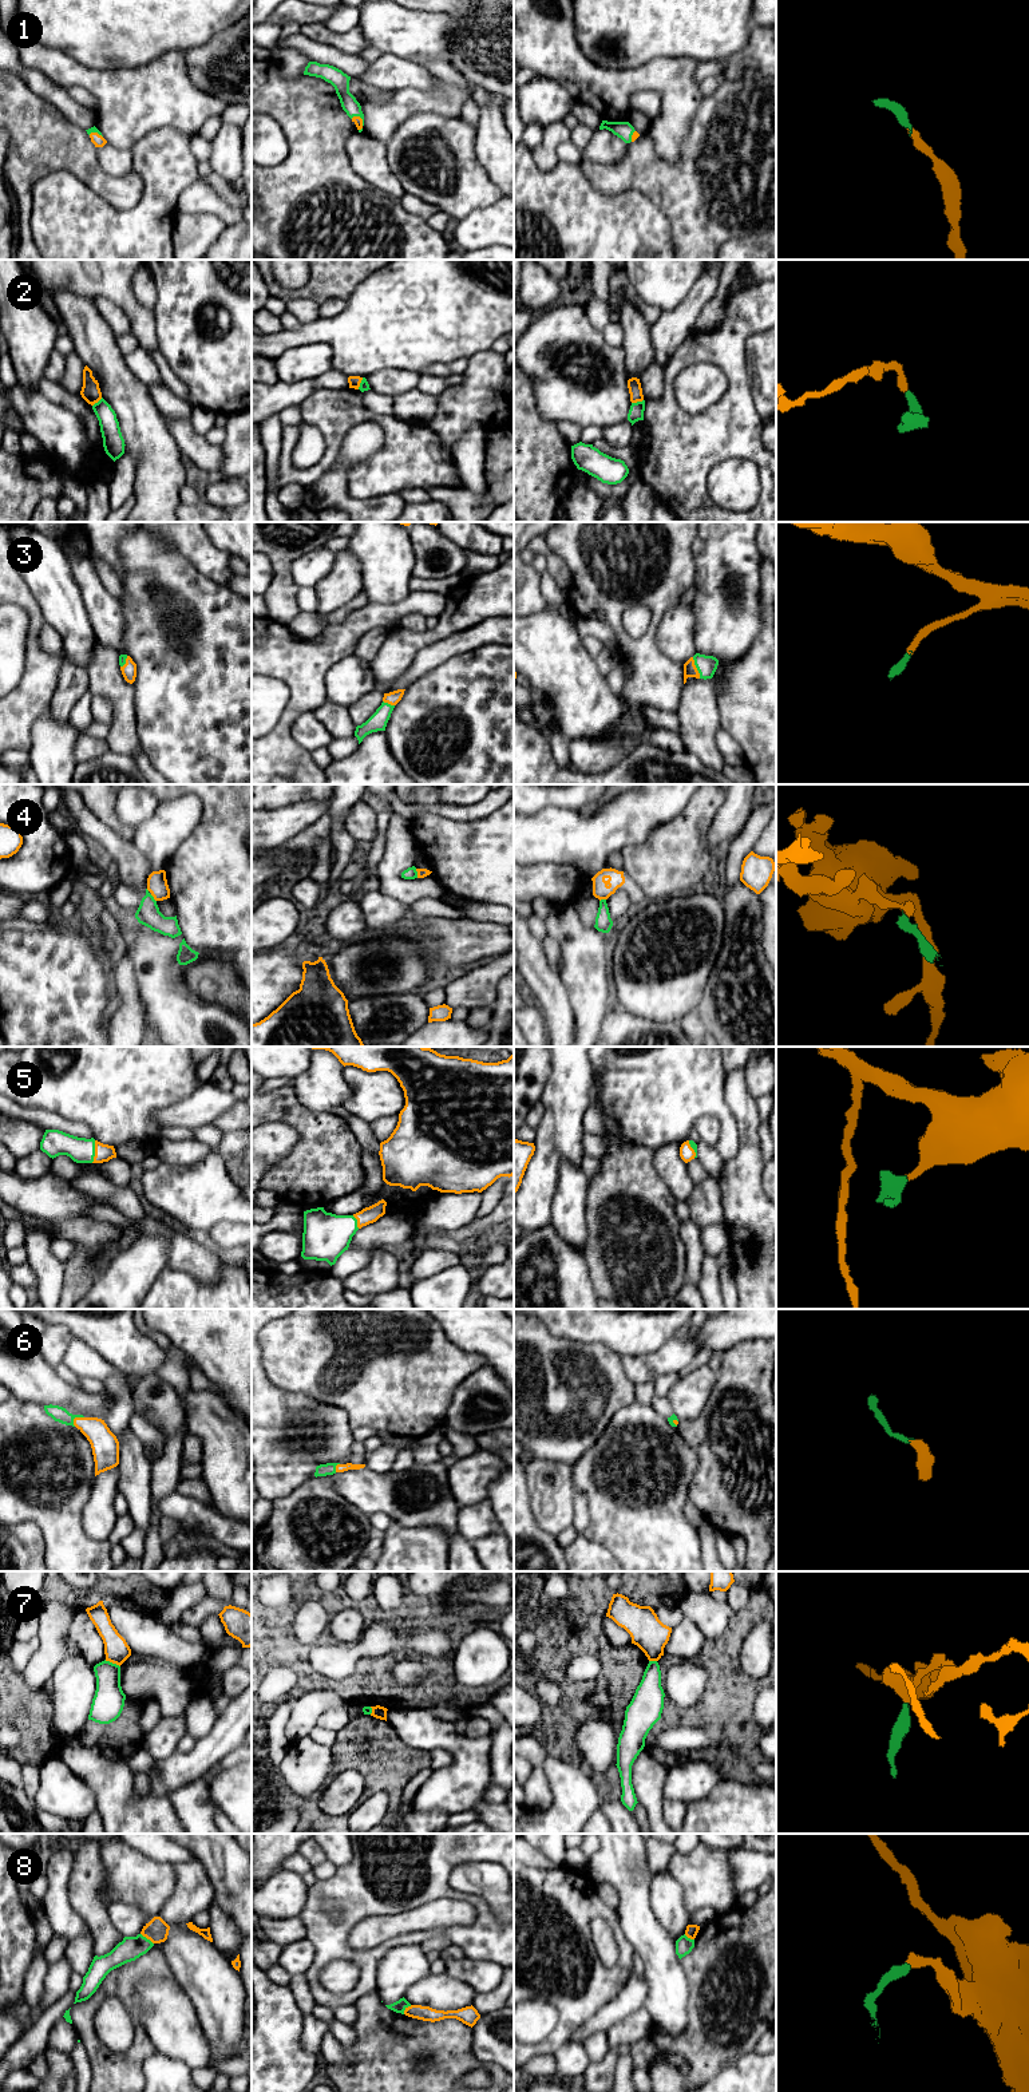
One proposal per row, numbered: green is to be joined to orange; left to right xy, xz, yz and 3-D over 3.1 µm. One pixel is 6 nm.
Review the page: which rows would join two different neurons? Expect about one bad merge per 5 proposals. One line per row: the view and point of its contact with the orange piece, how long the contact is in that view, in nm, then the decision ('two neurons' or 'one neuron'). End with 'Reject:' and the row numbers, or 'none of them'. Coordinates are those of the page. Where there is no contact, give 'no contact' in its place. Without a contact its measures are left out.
1: xz (359, 117) | 90 nm | one neuron
2: yz (637, 400) | 80 nm | two neurons
3: yz (696, 668) | 140 nm | one neuron
4: xz (418, 873) | 60 nm | two neurons
5: xy (95, 1151) | 140 nm | one neuron
6: xy (75, 1418) | 90 nm | one neuron
7: xy (113, 1663) | 100 nm | two neurons
8: xy (147, 1938) | 100 nm | two neurons
Reject: 2, 4, 7, 8

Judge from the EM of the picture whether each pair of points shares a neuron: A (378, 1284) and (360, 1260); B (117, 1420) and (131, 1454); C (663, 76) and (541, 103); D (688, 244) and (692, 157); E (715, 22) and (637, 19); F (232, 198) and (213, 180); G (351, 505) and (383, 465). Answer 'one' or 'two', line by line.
A: two
B: two
C: two
D: one
E: one
F: one
G: two

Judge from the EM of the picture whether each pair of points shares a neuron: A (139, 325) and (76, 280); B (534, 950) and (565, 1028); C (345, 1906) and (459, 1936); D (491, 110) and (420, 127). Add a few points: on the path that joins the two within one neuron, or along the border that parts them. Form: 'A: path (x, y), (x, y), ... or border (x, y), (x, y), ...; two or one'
A: path (131, 307), (105, 280), (95, 280); one
B: path (534, 969), (535, 976), (550, 993), (557, 1009); one
C: path (341, 1945), (352, 1956), (373, 1956), (420, 1937); one
D: border (474, 127), (474, 153), (477, 158); two

